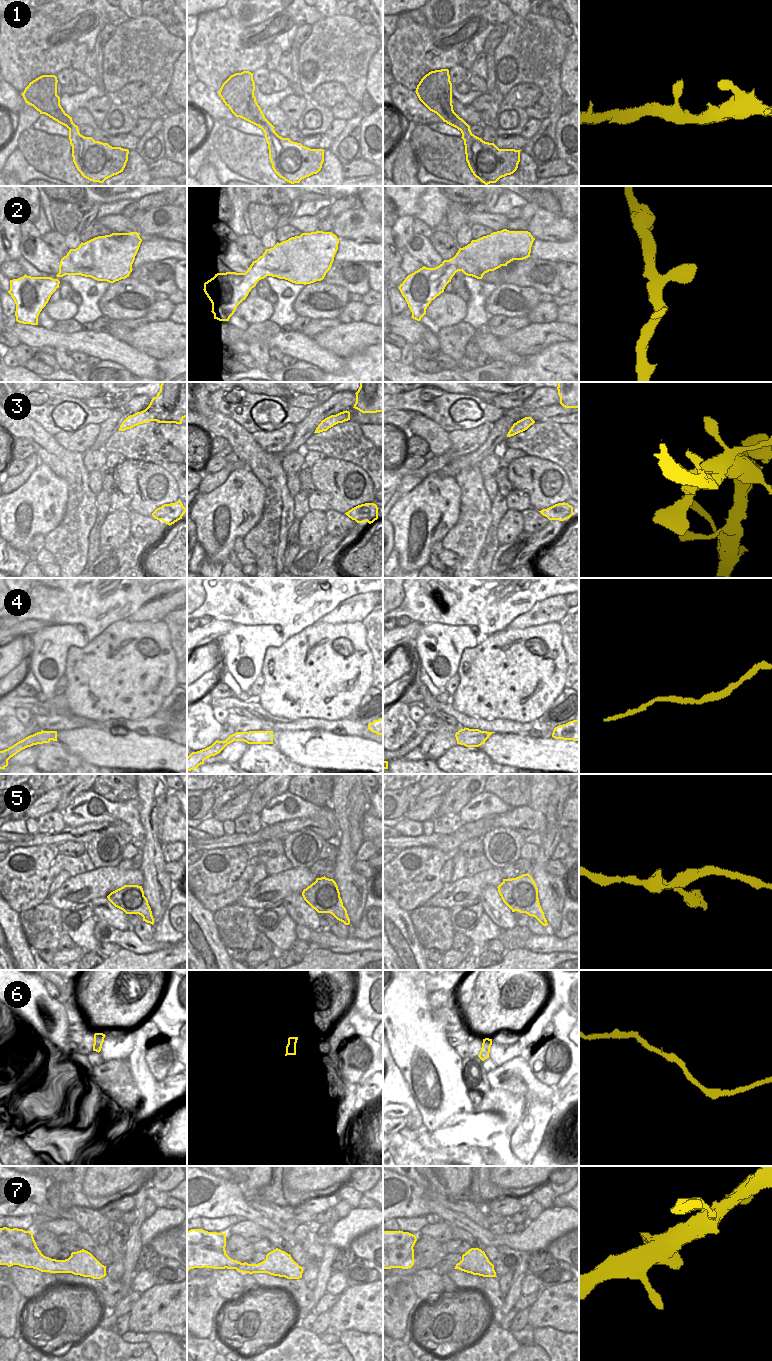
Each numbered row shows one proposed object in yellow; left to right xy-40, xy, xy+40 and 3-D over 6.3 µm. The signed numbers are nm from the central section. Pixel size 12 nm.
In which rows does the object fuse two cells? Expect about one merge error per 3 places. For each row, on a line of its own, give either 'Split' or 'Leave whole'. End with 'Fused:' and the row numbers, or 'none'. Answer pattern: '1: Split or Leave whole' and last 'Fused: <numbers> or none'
1: Leave whole
2: Leave whole
3: Leave whole
4: Leave whole
5: Leave whole
6: Leave whole
7: Leave whole
Fused: none

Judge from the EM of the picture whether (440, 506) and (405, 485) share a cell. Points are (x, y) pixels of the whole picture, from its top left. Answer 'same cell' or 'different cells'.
different cells

